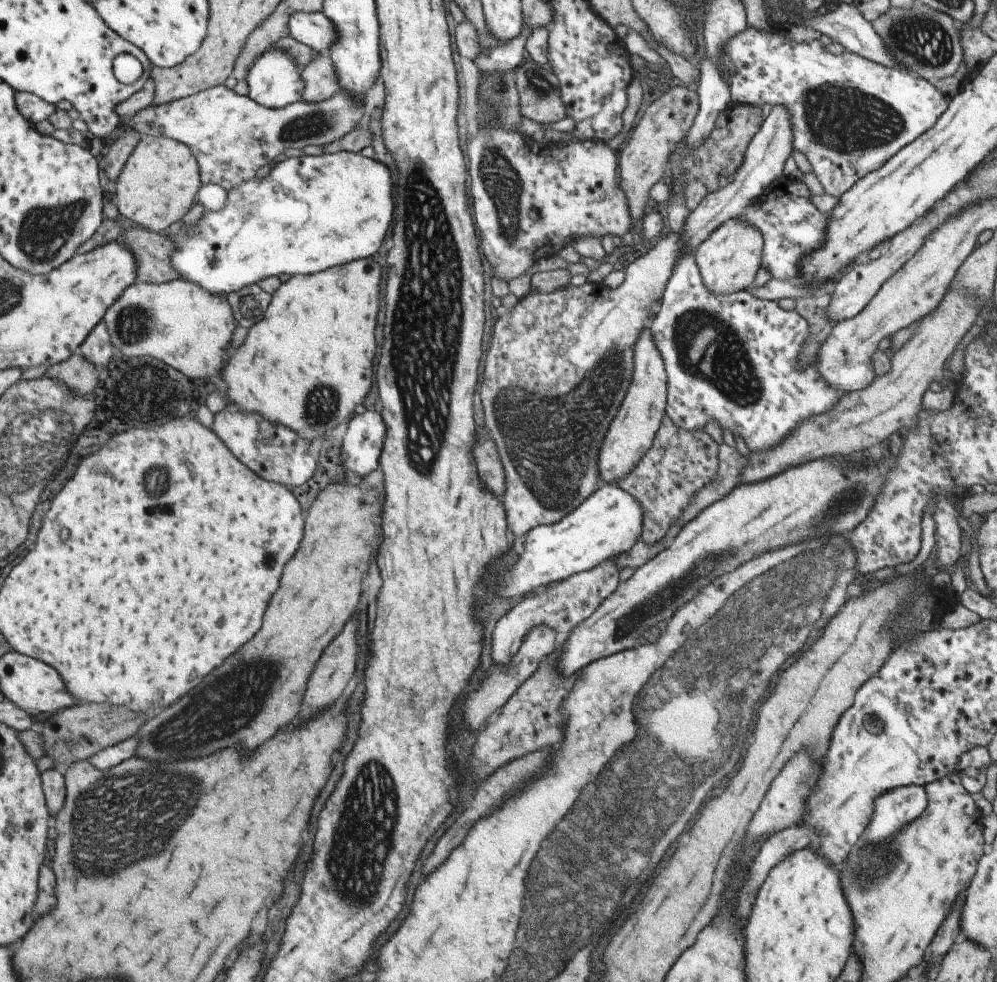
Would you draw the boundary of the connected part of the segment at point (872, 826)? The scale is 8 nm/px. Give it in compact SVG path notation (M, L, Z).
M917 785L900 786L895 790L889 790L885 794L877 796L873 800L871 820L869 820L866 830L859 840L859 848L862 848L863 843L878 844L879 842L885 842L885 840L893 840L894 835L900 832L905 824L909 824L909 822L921 816L923 810L925 810L926 802L924 788Z

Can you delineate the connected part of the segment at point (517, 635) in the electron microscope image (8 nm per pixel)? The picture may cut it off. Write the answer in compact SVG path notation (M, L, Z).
M613 559L601 562L593 570L578 572L567 578L556 581L545 587L541 594L535 594L523 598L515 604L504 616L497 620L491 637L491 662L497 668L507 668L513 660L515 652L521 646L522 637L533 628L533 626L547 626L555 630L556 642L566 638L570 630L582 620L585 620L593 611L607 598L619 584L618 570L613 564Z

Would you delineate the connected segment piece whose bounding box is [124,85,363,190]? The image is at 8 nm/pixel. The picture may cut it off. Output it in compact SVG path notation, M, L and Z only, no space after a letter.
M217 85L185 98L149 105L125 118L124 125L139 136L169 137L185 144L197 162L200 184L217 184L223 190L231 190L241 182L253 180L257 170L283 150L337 142L357 128L361 118L363 102L357 102L357 98L347 92L339 91L321 102L299 100L273 109Z

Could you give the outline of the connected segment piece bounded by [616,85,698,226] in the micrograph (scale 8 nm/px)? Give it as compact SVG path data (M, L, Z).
M675 85L666 90L653 102L650 102L637 126L632 127L631 138L627 140L627 144L620 152L617 152L619 168L619 183L621 192L627 198L627 206L629 207L629 224L637 226L641 222L641 218L648 206L649 188L661 180L663 172L667 167L669 154L675 150L675 146L684 140L688 133L689 127L697 114L698 94L694 87L684 87Z

